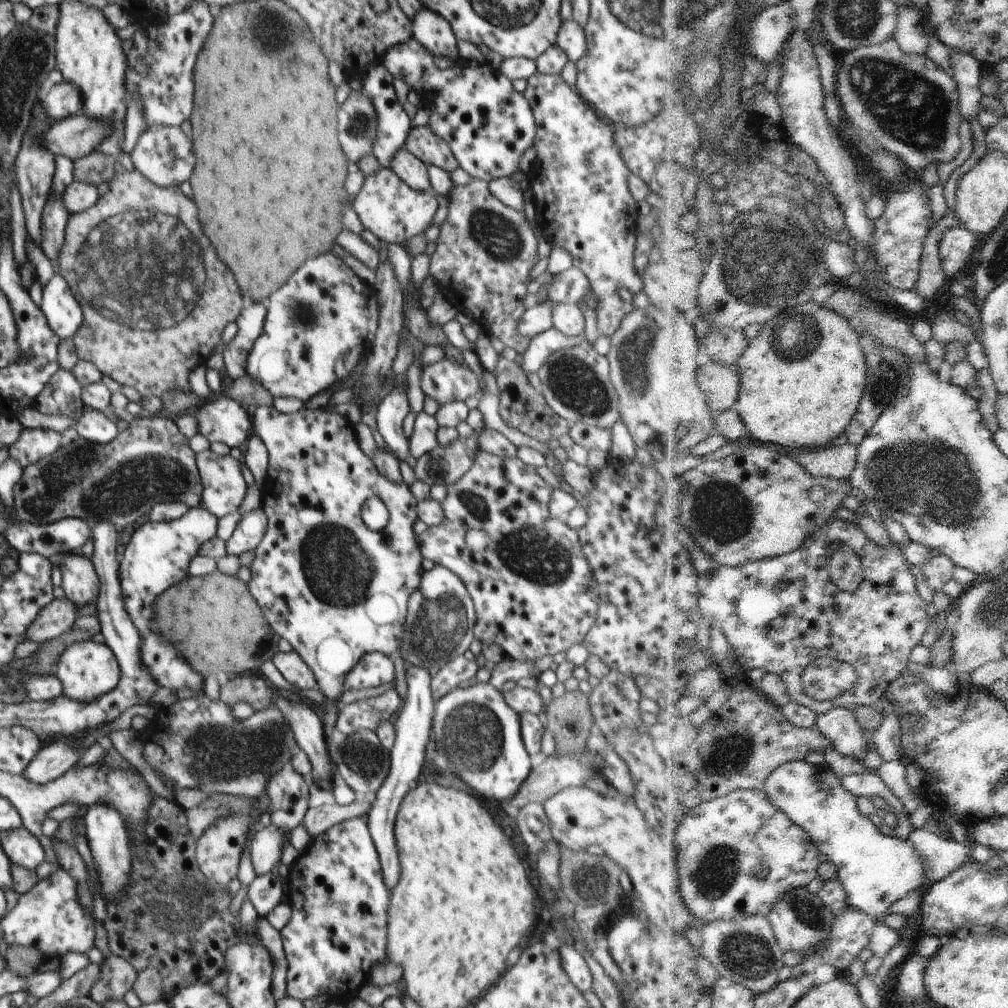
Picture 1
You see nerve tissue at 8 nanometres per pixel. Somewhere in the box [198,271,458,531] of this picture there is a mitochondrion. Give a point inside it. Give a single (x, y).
(302, 315)

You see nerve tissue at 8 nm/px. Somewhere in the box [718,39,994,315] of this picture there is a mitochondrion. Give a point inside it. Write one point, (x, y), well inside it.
(900, 103)

